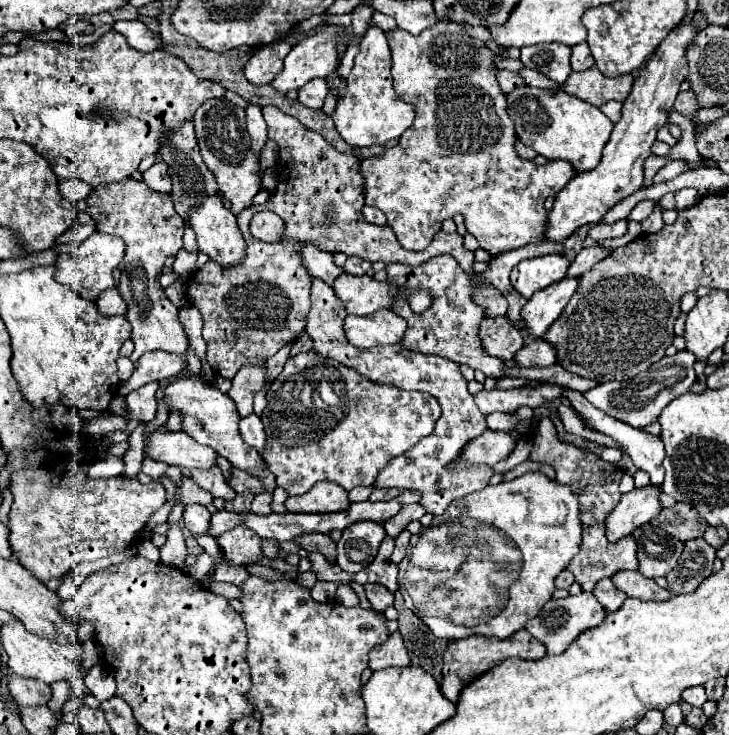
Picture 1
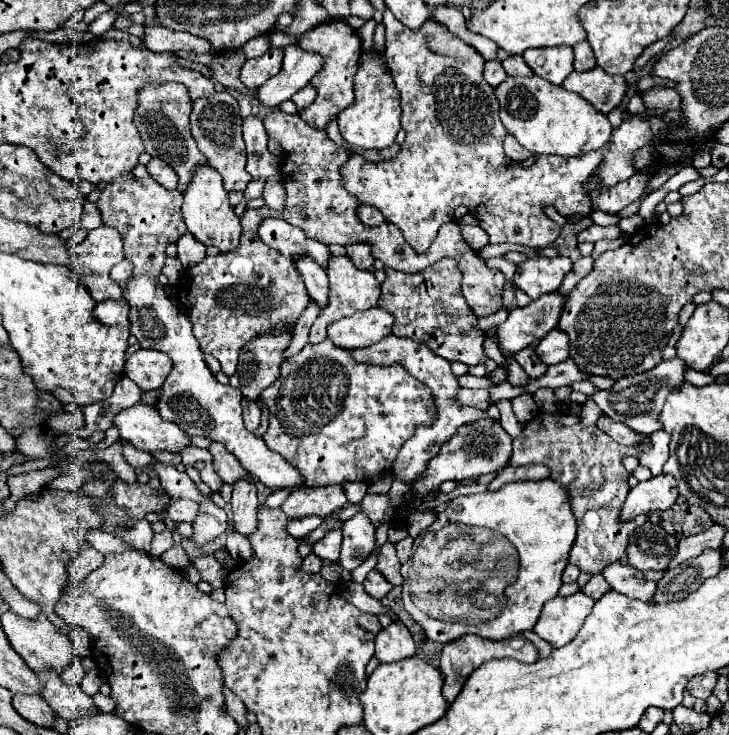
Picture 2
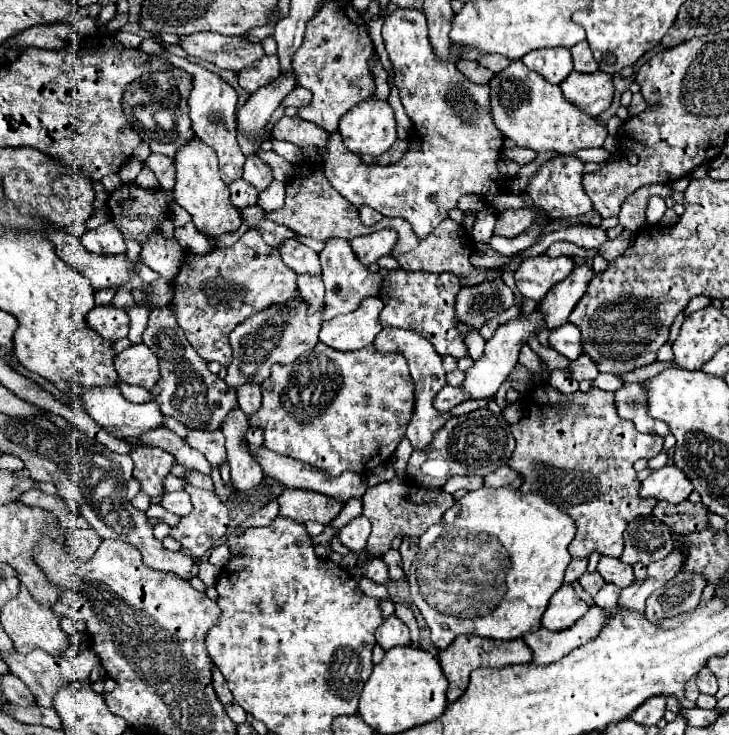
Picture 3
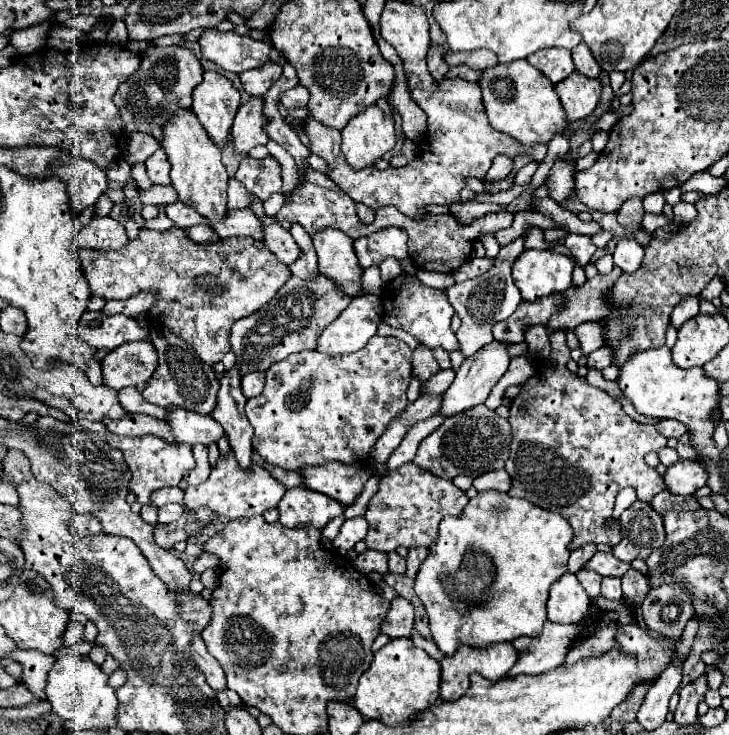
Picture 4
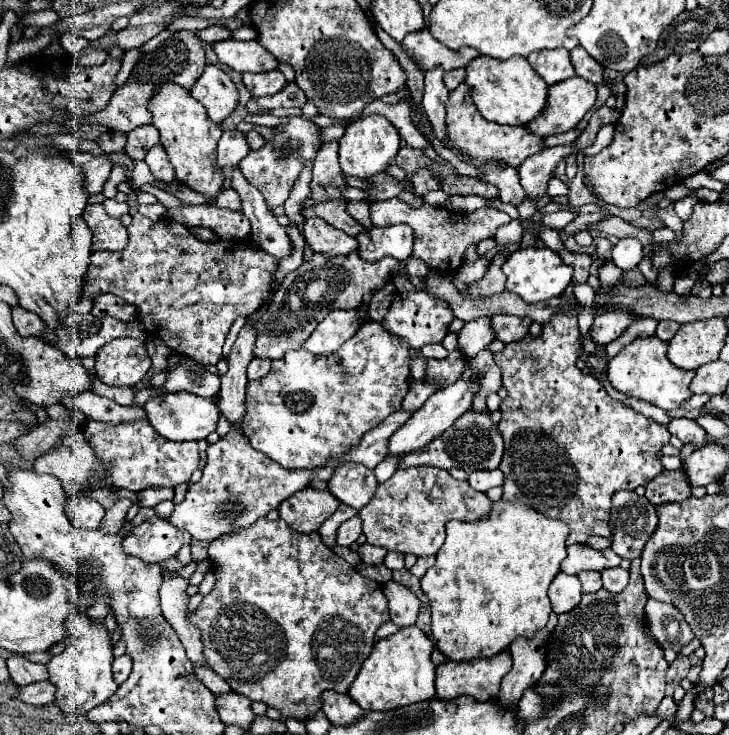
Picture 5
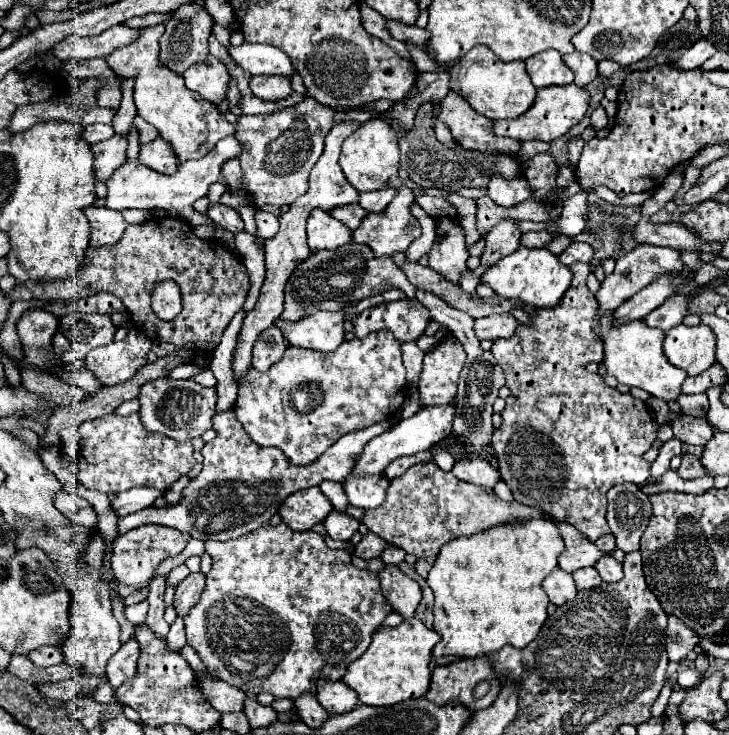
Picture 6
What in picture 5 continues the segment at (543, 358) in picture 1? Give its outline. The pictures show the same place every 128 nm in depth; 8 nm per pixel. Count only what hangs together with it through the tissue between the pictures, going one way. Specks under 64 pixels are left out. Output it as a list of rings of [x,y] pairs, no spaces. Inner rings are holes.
[[[608,312],[602,316],[594,316],[594,322],[590,326],[590,340],[594,344],[606,346],[608,342],[616,340],[628,324],[632,324],[632,316],[628,312]]]

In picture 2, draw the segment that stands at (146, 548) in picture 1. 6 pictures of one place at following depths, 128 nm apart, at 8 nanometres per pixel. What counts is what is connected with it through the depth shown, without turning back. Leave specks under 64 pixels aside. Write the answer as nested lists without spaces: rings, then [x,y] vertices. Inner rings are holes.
[[[164,530],[162,534],[156,534],[154,540],[152,540],[152,548],[150,548],[150,556],[152,558],[160,558],[162,552],[166,552],[170,546],[174,544],[172,540],[172,534],[168,530]]]

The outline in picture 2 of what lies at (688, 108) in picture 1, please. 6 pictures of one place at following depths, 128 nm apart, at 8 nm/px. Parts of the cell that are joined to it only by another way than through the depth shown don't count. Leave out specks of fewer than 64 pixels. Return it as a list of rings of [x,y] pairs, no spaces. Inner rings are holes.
[[[656,86],[649,90],[650,92],[644,92],[642,94],[642,100],[646,104],[648,110],[654,110],[663,108],[666,111],[677,110],[681,104],[680,94],[676,92],[674,88],[662,88],[662,86]]]

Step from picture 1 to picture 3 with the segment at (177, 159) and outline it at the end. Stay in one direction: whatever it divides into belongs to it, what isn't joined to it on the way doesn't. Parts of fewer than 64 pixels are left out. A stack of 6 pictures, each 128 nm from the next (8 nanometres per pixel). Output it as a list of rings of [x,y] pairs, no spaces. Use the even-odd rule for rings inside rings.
[[[180,70],[150,72],[134,80],[122,98],[124,114],[128,116],[132,128],[150,146],[152,152],[164,156],[176,156],[176,152],[194,138],[190,118],[188,118],[188,94],[192,90],[192,76]]]

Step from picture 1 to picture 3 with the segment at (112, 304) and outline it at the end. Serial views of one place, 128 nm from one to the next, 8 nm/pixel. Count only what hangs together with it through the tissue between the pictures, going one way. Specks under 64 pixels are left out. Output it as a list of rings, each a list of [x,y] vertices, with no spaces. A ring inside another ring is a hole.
[[[112,304],[106,306],[94,306],[88,314],[88,326],[94,328],[100,336],[108,340],[120,340],[128,336],[130,318],[126,310],[116,308]]]

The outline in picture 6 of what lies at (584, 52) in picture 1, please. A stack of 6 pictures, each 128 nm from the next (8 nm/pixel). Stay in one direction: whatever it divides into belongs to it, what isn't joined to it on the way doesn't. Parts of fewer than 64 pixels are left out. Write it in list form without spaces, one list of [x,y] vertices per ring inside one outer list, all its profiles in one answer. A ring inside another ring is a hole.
[[[572,52],[572,54],[564,54],[562,56],[564,62],[572,68],[574,76],[576,76],[576,84],[578,86],[586,86],[588,82],[592,82],[598,76],[598,62],[582,52]]]

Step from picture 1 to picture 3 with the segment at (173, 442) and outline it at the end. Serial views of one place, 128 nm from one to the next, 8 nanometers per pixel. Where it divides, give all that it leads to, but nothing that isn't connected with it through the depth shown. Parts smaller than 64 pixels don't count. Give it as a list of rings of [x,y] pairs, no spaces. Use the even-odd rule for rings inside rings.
[[[110,386],[110,388],[78,388],[78,398],[84,400],[86,414],[92,420],[96,420],[108,434],[112,434],[116,438],[140,438],[144,432],[164,426],[164,416],[162,416],[156,402],[144,402],[144,404],[128,402],[120,394],[118,386]]]

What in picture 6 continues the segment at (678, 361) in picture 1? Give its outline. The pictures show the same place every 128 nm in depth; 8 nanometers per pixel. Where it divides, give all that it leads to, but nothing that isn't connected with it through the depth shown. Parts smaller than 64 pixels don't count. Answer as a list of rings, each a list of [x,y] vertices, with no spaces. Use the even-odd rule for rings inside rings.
[[[678,416],[670,422],[674,436],[684,444],[704,446],[712,438],[712,428],[706,418],[692,418],[692,416]]]

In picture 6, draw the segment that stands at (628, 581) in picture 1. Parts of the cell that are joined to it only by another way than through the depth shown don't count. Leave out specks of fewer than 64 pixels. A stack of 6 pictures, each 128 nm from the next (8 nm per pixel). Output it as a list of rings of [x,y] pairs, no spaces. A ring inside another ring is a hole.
[[[556,524],[560,530],[560,536],[566,544],[564,554],[558,560],[558,566],[564,572],[576,572],[580,568],[586,566],[594,566],[602,556],[606,556],[604,552],[600,552],[596,548],[594,542],[590,542],[588,538],[584,538],[576,528],[572,528],[570,524]]]

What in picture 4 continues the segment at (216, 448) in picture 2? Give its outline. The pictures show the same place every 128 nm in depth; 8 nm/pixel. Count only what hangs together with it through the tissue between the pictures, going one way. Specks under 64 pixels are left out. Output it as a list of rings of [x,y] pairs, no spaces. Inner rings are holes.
[[[168,408],[168,424],[176,436],[176,442],[192,446],[210,446],[224,436],[222,426],[212,416],[202,416],[184,408]]]

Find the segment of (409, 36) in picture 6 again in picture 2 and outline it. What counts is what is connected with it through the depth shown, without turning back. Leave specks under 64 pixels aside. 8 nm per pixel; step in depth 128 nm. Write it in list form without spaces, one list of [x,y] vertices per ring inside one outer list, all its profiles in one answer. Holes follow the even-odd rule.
[[[508,56],[506,60],[502,60],[502,66],[506,70],[508,76],[534,76],[534,72],[528,68],[528,64],[524,62],[522,56]]]

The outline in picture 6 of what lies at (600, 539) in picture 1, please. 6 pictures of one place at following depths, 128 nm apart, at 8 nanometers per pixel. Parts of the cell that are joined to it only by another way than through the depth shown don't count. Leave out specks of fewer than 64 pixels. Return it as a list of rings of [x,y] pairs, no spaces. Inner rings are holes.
[[[572,264],[570,270],[574,274],[572,284],[570,284],[570,288],[566,290],[566,294],[562,296],[562,300],[560,300],[560,304],[556,308],[538,310],[536,316],[532,316],[532,326],[520,324],[512,338],[508,338],[508,340],[500,338],[492,346],[492,354],[494,354],[496,362],[502,366],[504,374],[506,374],[506,386],[512,392],[506,398],[506,408],[502,412],[502,426],[492,434],[492,446],[494,446],[494,454],[496,454],[496,460],[498,460],[498,470],[502,474],[502,480],[510,486],[516,502],[540,510],[542,516],[548,518],[548,520],[572,524],[576,530],[580,530],[580,534],[584,534],[588,540],[594,542],[598,536],[604,536],[604,534],[610,532],[608,522],[606,522],[606,492],[612,486],[624,484],[624,482],[630,482],[630,484],[644,484],[644,482],[648,482],[648,478],[650,478],[650,462],[644,460],[644,452],[658,438],[658,424],[654,422],[654,418],[648,412],[648,406],[642,400],[638,400],[638,398],[634,398],[630,394],[620,394],[614,388],[608,388],[608,384],[598,374],[588,374],[586,372],[584,366],[588,362],[600,362],[602,356],[604,356],[602,354],[602,344],[600,344],[600,340],[592,332],[592,318],[594,318],[594,314],[598,310],[598,302],[596,302],[594,294],[586,286],[586,276],[590,274],[590,264]]]

